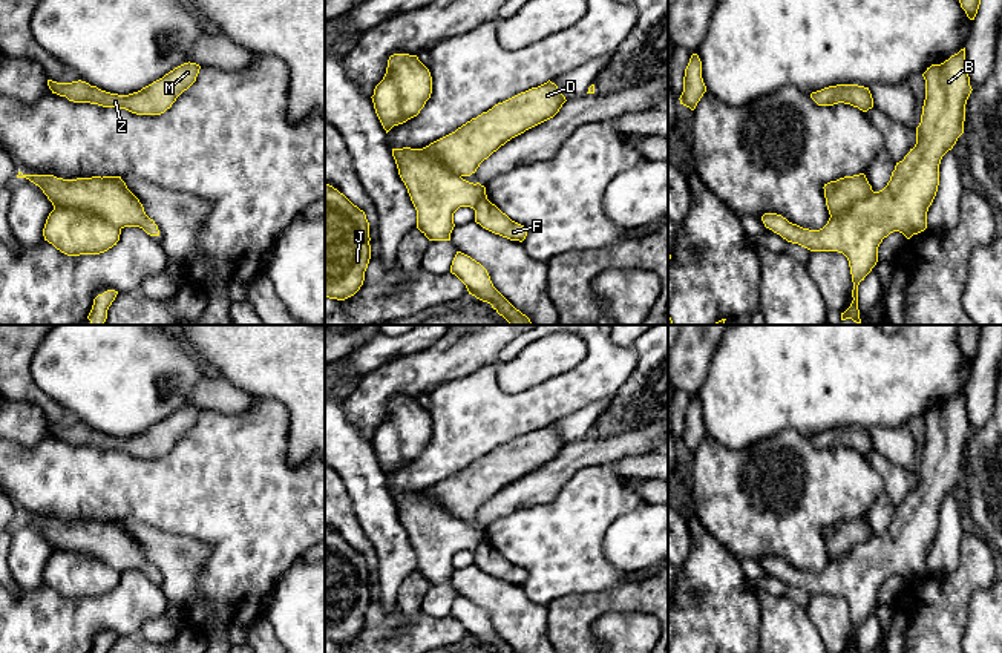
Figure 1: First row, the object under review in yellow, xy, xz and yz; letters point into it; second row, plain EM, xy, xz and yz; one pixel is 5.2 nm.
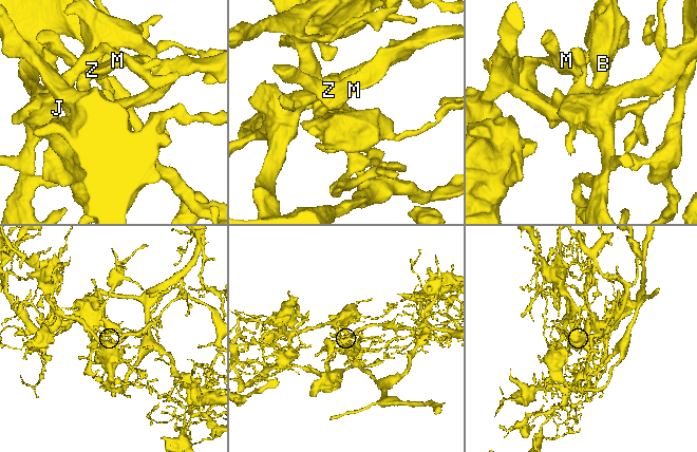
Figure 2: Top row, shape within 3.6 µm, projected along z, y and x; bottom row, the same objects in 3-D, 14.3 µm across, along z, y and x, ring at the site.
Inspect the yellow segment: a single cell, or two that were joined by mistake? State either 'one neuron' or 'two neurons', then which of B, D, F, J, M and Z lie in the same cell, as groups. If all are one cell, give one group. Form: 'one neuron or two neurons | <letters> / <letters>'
two neurons | B / D F J M Z

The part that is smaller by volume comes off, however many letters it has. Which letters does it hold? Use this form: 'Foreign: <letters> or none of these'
Foreign: D, F, J, M, Z

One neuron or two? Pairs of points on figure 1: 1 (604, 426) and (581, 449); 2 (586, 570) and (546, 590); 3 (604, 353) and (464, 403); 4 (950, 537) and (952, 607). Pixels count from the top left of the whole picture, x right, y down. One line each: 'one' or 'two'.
1: two
2: one
3: one
4: two

